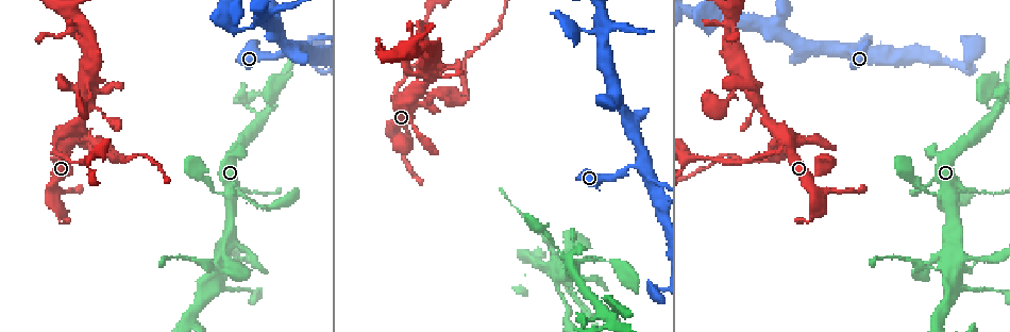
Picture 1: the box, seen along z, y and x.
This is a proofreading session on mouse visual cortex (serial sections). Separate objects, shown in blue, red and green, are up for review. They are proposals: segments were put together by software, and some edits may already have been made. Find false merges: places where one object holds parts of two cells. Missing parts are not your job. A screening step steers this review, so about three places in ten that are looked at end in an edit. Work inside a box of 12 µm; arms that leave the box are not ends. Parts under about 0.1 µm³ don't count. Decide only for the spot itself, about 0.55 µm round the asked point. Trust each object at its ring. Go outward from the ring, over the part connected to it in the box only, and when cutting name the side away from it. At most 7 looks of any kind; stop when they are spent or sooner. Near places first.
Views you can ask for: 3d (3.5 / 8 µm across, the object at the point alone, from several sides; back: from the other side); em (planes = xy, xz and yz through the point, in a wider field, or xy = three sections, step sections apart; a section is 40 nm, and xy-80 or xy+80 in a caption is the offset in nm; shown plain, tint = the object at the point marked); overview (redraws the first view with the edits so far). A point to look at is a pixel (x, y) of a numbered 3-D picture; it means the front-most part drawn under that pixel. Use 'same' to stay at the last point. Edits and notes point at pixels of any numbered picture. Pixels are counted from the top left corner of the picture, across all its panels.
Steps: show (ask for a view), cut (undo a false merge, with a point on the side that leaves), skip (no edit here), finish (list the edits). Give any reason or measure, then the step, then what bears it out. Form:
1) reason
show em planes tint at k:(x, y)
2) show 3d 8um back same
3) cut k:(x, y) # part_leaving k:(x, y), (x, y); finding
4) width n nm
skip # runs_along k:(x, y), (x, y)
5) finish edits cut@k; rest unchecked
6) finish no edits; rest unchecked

a fork
show 3d 3.5um at 1:(417, 92)

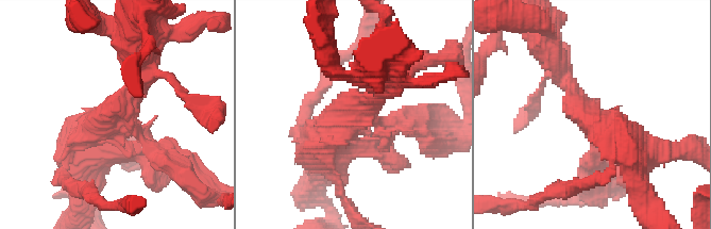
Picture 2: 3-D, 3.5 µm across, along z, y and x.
show em xy step 2 tint at 2:(113, 116)

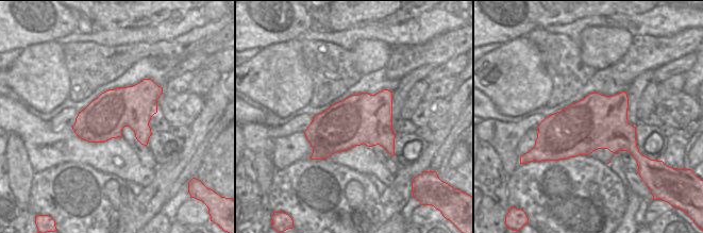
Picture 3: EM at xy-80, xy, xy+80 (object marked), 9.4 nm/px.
skip # runs_along 2:(632, 154), (558, 63); all the same cell

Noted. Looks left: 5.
abrupt turn
show 3d 3.5um at 1:(465, 93)

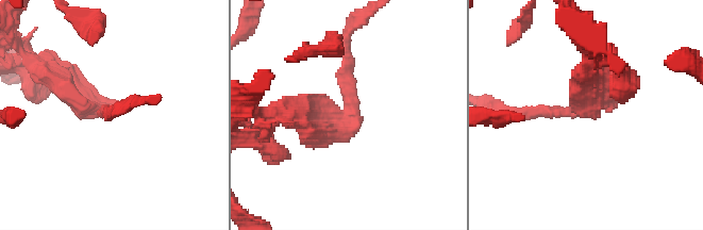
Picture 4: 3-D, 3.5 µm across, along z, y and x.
arm_widths 200, 300 nm; shape alone is not enough
show em xy step 2 tint at 4:(346, 111)

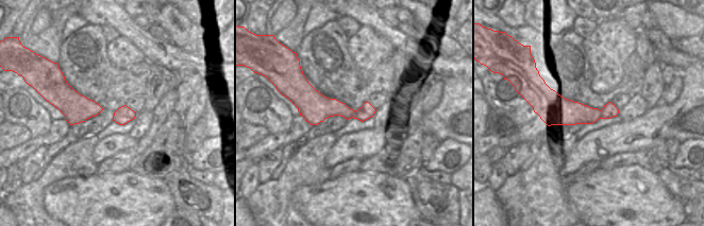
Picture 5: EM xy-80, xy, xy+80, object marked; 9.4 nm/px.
cut 4:(341, 74) # a second cell is stuck on

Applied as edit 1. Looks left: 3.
redraw
show overview

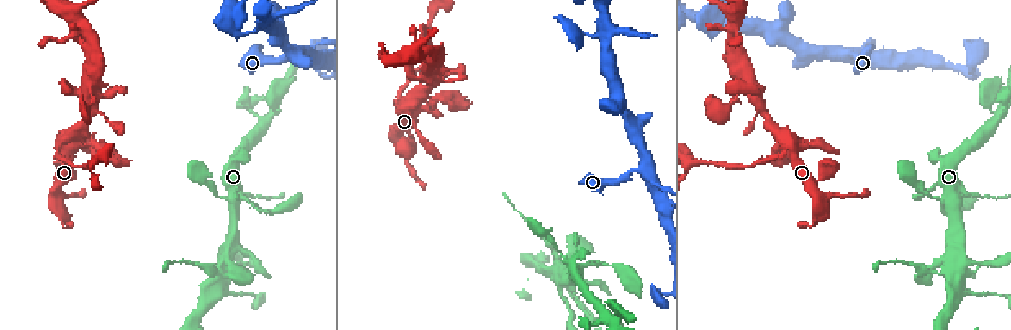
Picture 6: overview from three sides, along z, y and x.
sharp bend
show em xy step 3 tint at 6:(608, 319)

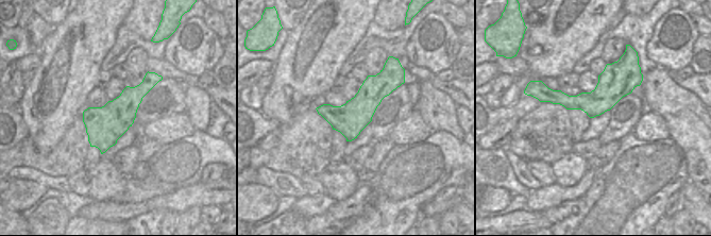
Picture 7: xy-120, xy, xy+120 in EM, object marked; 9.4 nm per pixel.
see where the arms go
show 3d 3.5um same

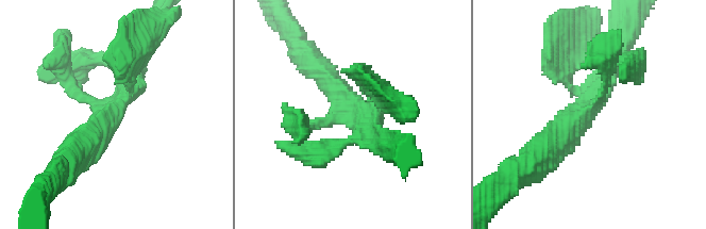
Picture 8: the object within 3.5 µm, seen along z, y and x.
skip # runs_along 7:(636, 83), (616, 83), (598, 101), (543, 99); continuous, no second cell

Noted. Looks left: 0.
finish edits cut@4; rest unchecked

